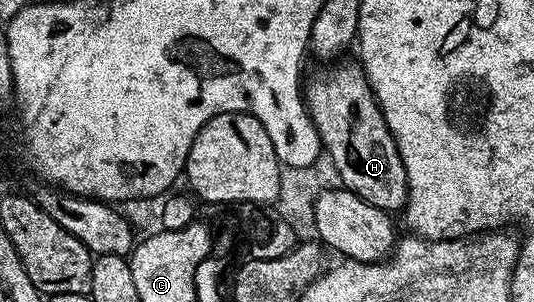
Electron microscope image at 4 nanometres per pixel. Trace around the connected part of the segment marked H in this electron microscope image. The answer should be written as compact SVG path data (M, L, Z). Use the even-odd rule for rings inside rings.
M329 63L326 69L321 69L313 78L306 80L303 85L303 96L305 99L305 107L309 111L309 118L315 123L315 127L321 136L321 143L326 154L329 154L334 160L335 167L338 168L338 173L341 176L341 185L344 188L350 189L355 195L359 195L367 203L371 203L375 207L386 211L404 210L405 201L409 198L409 184L407 183L407 171L403 167L403 159L397 150L395 139L391 135L391 131L385 122L385 116L381 114L381 108L377 105L377 100L373 98L373 88L369 86L369 81L365 78L365 70L361 68L360 64L353 63L353 65L337 65L341 63Z

